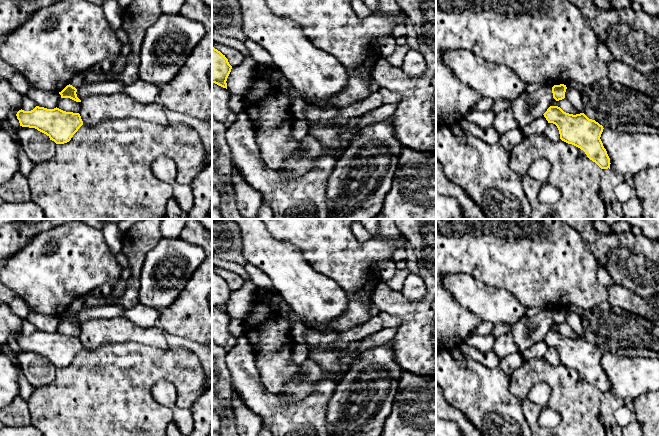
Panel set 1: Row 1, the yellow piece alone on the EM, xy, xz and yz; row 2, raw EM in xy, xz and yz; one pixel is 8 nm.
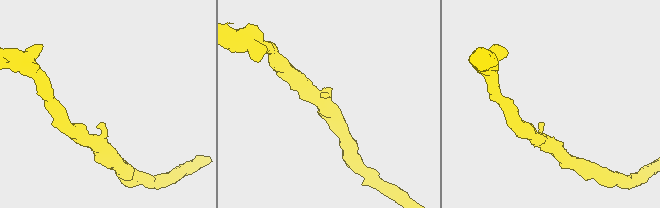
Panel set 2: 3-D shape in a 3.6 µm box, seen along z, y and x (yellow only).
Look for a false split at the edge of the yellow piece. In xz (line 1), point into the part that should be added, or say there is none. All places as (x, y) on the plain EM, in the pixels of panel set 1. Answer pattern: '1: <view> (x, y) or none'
1: none

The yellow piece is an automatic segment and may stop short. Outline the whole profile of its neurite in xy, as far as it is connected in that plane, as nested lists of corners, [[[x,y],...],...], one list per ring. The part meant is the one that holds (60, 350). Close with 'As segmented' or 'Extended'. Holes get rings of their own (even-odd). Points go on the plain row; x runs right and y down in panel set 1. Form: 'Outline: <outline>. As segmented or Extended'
Outline: [[[36,330],[31,335],[19,334],[16,338],[20,350],[35,352],[46,358],[56,368],[64,368],[83,349],[79,337],[66,336],[59,332],[47,333]]]. As segmented

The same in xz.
Outline: [[[212,271],[212,307],[227,313],[227,302],[232,290],[220,275]]]. As segmented

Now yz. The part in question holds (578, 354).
Outline: [[[550,330],[543,339],[548,347],[557,350],[562,365],[583,374],[601,393],[610,393],[610,382],[600,363],[602,349],[584,337],[569,338],[558,330]]]. As segmented

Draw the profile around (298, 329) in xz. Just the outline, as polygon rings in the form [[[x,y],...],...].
[[[294,322],[291,333],[295,344],[305,343],[304,332],[306,331],[306,329],[307,327],[301,322]]]

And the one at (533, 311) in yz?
[[[547,305],[545,307],[533,307],[533,308],[528,308],[526,311],[526,317],[531,317],[534,315],[537,315],[539,312],[541,312],[542,310],[549,310],[549,311],[553,311],[555,308],[552,305]]]

